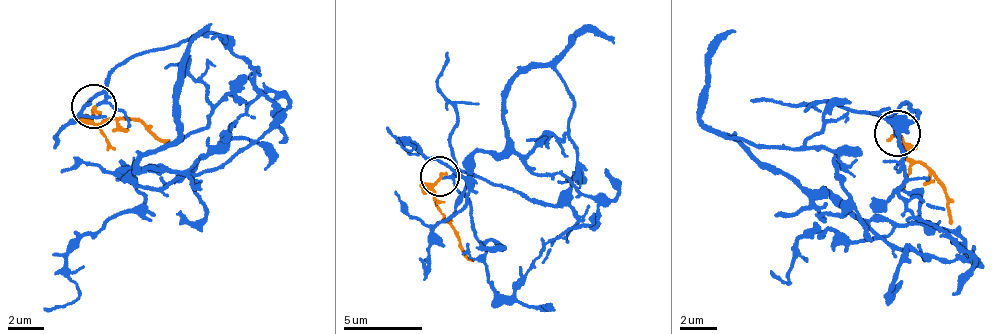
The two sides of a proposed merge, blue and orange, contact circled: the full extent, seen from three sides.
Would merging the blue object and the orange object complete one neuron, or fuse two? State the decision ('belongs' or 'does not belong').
belongs

